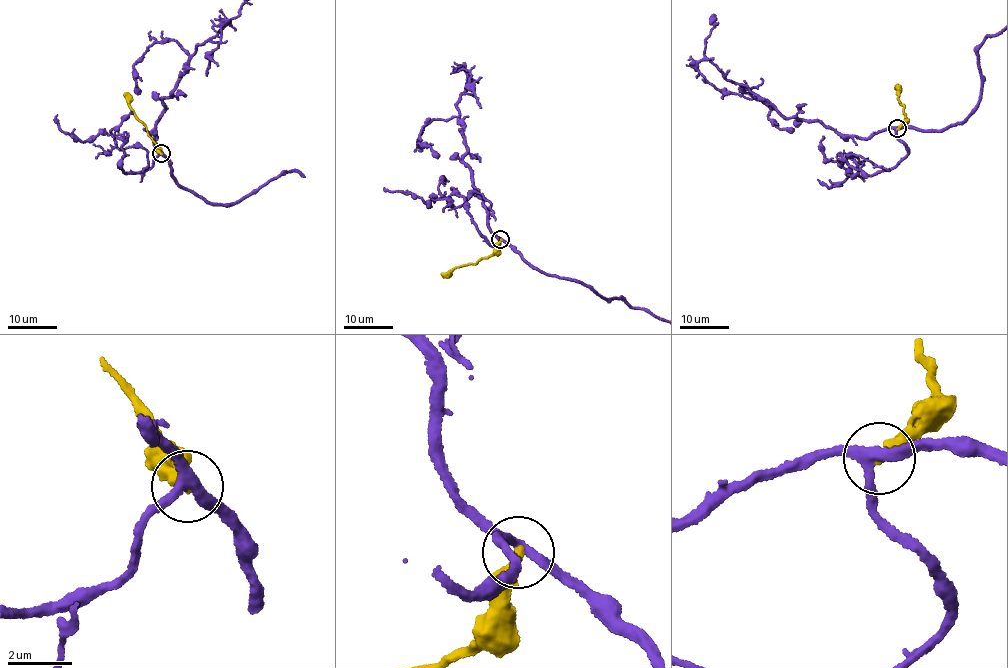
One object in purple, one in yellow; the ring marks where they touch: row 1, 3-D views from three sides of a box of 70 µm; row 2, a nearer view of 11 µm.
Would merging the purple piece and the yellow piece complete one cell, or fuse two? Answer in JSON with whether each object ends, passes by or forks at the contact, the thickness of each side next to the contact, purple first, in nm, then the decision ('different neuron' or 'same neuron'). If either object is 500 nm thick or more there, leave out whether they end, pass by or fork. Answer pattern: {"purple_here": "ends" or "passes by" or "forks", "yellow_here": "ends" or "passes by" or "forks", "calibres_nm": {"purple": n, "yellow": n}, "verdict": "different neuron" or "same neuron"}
{"purple_here": "forks", "yellow_here": "ends", "calibres_nm": {"purple": 280, "yellow": 360}, "verdict": "different neuron"}

